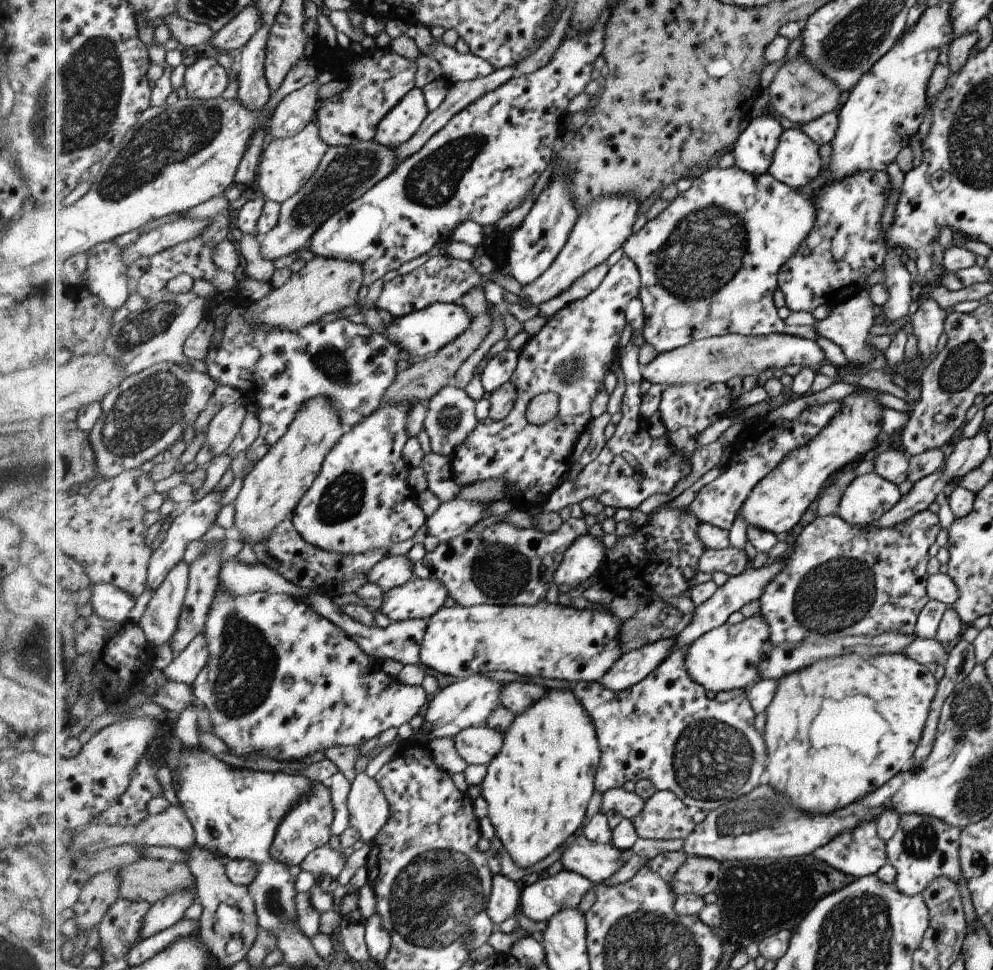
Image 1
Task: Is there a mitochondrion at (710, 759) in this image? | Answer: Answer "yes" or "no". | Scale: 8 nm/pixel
yes

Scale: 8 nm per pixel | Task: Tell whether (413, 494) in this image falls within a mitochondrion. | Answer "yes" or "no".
no

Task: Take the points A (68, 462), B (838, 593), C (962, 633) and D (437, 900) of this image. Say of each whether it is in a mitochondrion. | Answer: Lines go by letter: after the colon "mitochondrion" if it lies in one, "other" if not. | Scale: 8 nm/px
A: mitochondrion
B: mitochondrion
C: other
D: mitochondrion

